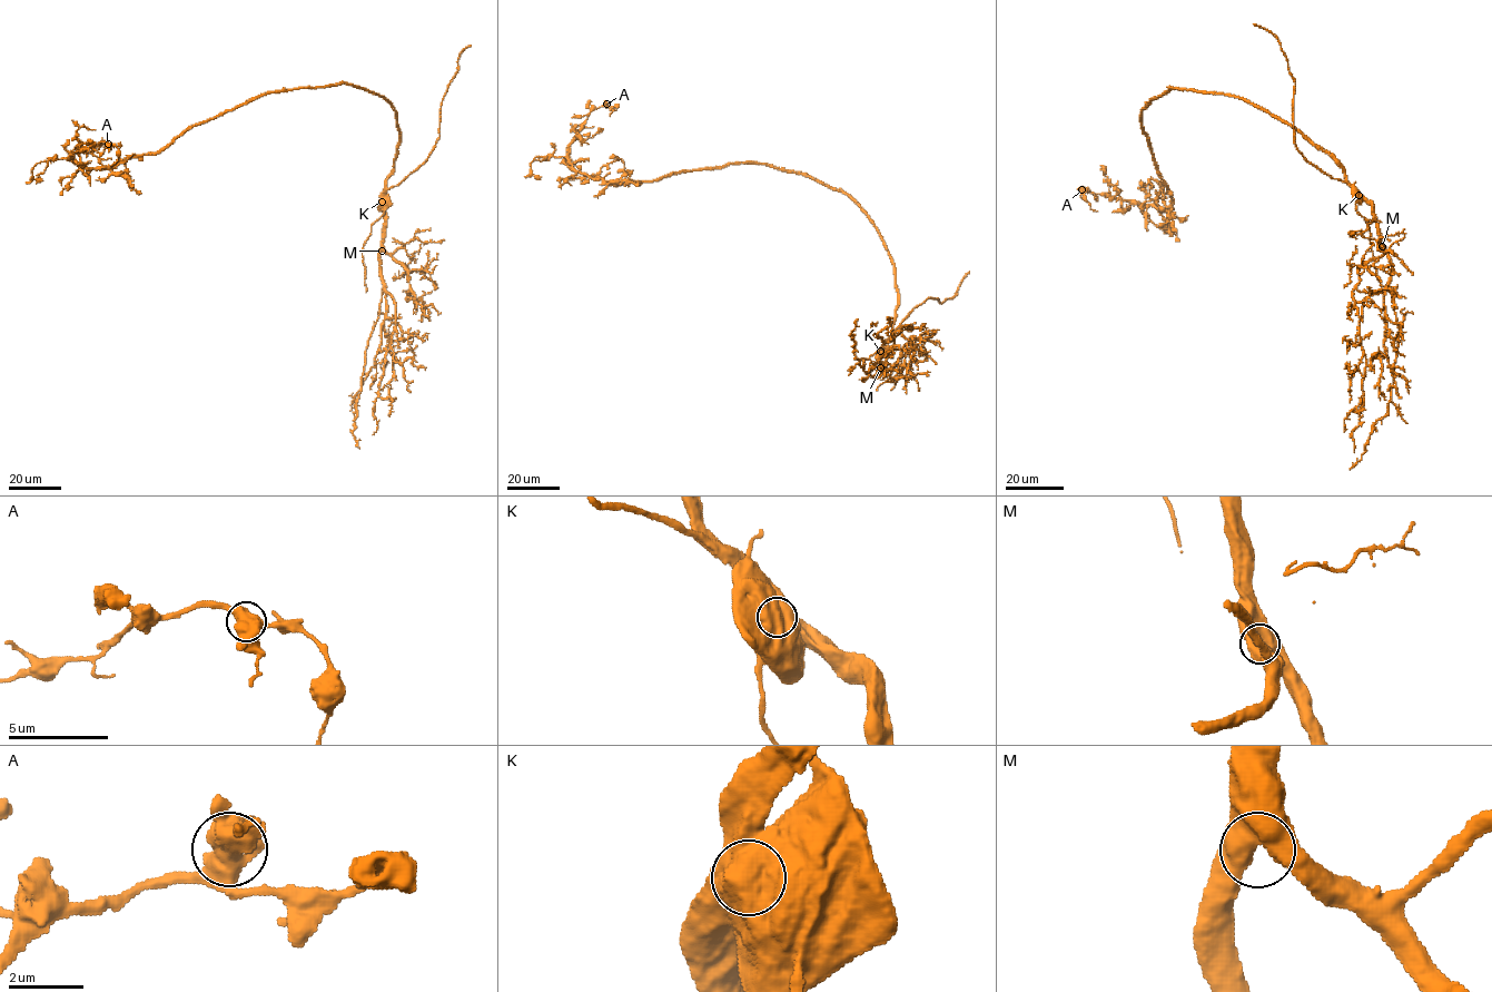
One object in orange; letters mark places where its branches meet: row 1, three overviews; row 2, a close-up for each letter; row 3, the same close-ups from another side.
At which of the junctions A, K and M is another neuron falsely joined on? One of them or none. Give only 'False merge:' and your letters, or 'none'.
False merge: K

